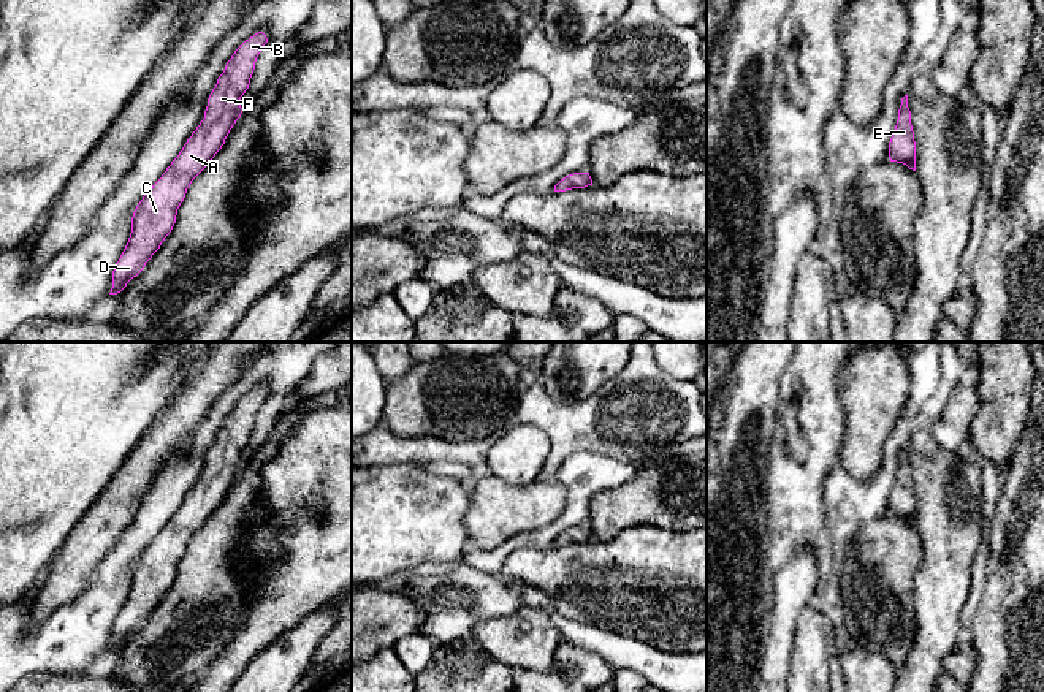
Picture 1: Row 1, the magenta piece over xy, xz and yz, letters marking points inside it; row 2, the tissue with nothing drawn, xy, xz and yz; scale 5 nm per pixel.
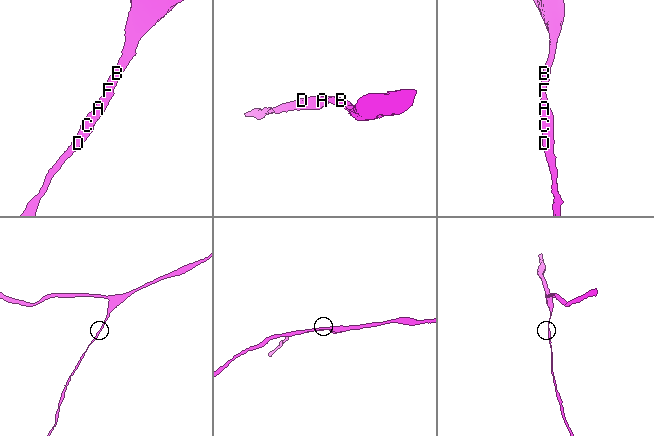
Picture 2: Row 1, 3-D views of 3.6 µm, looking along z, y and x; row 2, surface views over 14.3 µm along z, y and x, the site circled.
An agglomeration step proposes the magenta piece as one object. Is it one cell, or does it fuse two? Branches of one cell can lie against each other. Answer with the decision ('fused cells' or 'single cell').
single cell

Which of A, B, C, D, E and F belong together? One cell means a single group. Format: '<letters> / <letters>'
A B C D E F

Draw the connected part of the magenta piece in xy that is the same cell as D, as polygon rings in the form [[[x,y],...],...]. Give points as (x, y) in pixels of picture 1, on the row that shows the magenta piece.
[[[258,32],[234,51],[208,98],[204,119],[136,206],[128,242],[114,264],[109,295],[120,293],[171,233],[192,181],[222,149],[230,130],[241,117],[244,111],[241,97],[249,89],[257,57],[266,43],[266,35]]]

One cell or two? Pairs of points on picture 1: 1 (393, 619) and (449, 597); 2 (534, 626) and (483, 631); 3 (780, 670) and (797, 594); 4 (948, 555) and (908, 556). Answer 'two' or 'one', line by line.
1: two
2: one
3: one
4: two

